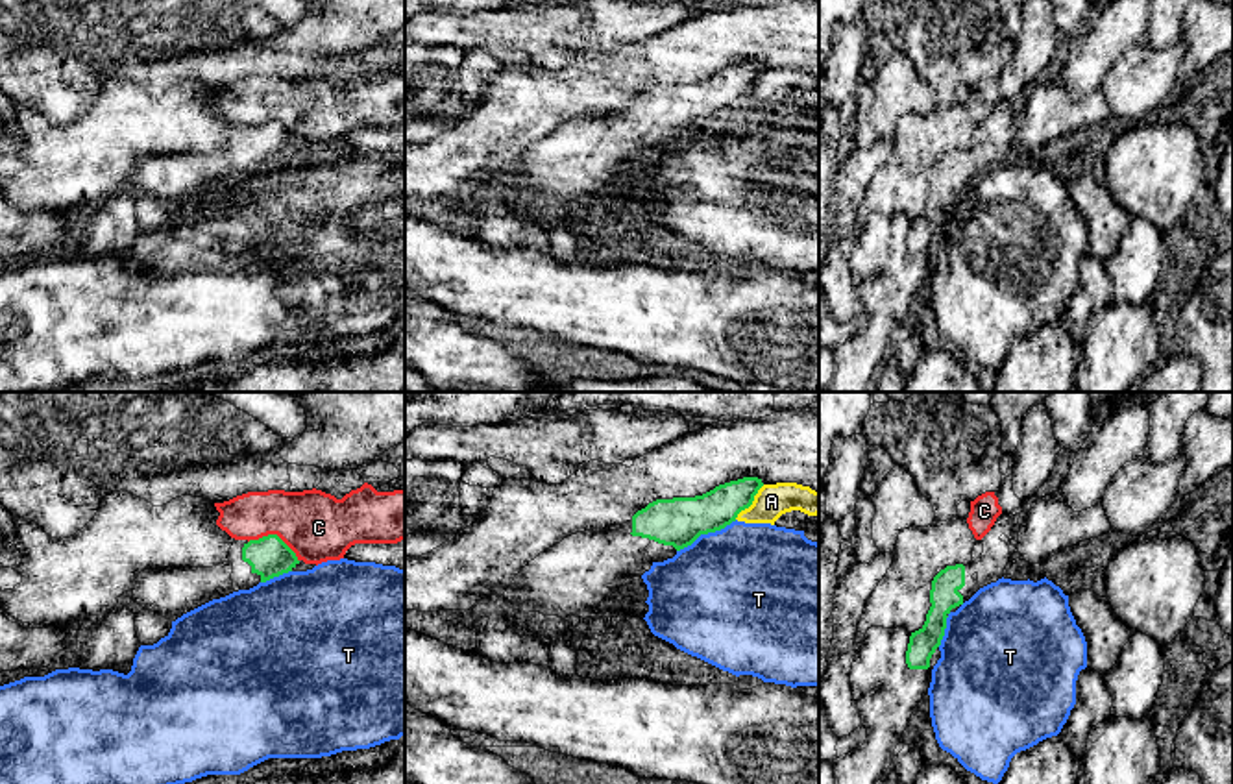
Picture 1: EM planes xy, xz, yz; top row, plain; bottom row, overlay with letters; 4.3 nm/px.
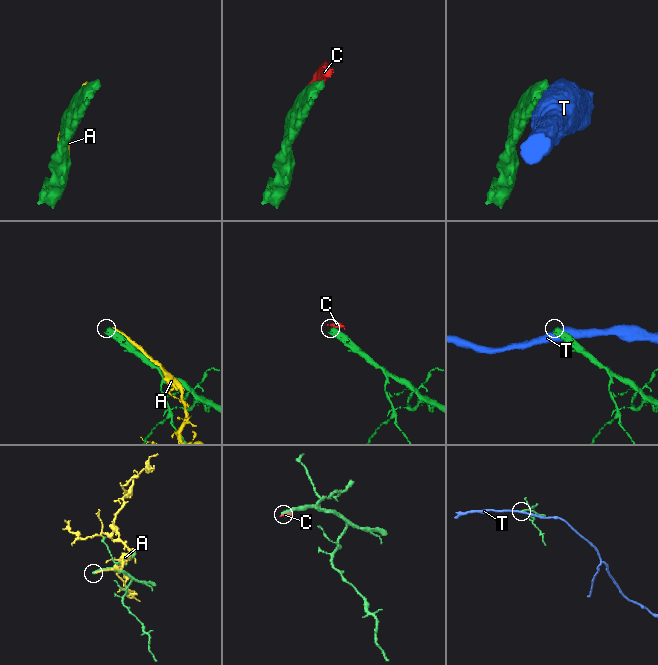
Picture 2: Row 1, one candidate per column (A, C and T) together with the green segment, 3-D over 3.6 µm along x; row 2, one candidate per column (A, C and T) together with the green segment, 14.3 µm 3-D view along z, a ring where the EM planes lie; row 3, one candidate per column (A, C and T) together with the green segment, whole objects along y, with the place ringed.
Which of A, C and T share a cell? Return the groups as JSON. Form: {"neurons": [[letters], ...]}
{"neurons": [["A", "C"], ["T"]]}

